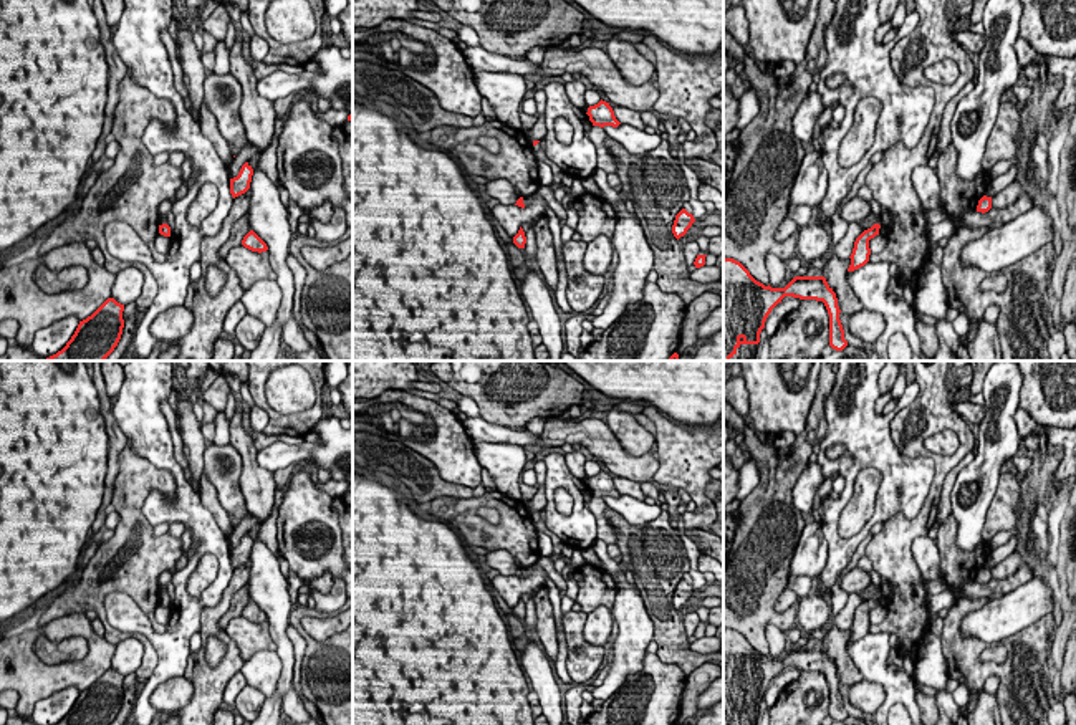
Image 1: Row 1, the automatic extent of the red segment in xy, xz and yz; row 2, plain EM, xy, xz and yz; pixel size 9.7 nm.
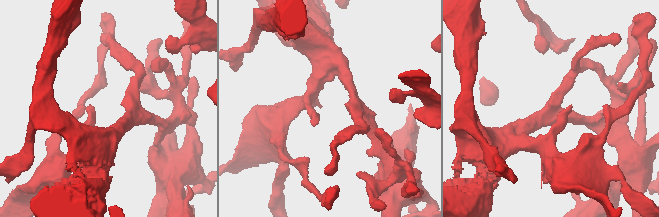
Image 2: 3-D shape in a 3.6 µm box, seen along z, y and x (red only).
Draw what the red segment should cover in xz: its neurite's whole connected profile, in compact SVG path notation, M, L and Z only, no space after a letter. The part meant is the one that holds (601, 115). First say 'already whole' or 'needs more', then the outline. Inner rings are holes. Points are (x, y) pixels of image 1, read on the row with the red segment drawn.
already whole | M599 101L594 106L588 108L589 121L593 122L593 126L612 126L617 127L621 122L616 119L612 108L609 106L609 103L606 101Z

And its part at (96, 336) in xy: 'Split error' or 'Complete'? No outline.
Complete

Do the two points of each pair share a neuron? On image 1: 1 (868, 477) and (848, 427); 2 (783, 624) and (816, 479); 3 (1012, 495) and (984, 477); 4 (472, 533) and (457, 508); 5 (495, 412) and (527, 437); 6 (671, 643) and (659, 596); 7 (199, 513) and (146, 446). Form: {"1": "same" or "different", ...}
{"1": "different", "2": "different", "3": "different", "4": "same", "5": "different", "6": "same", "7": "same"}

